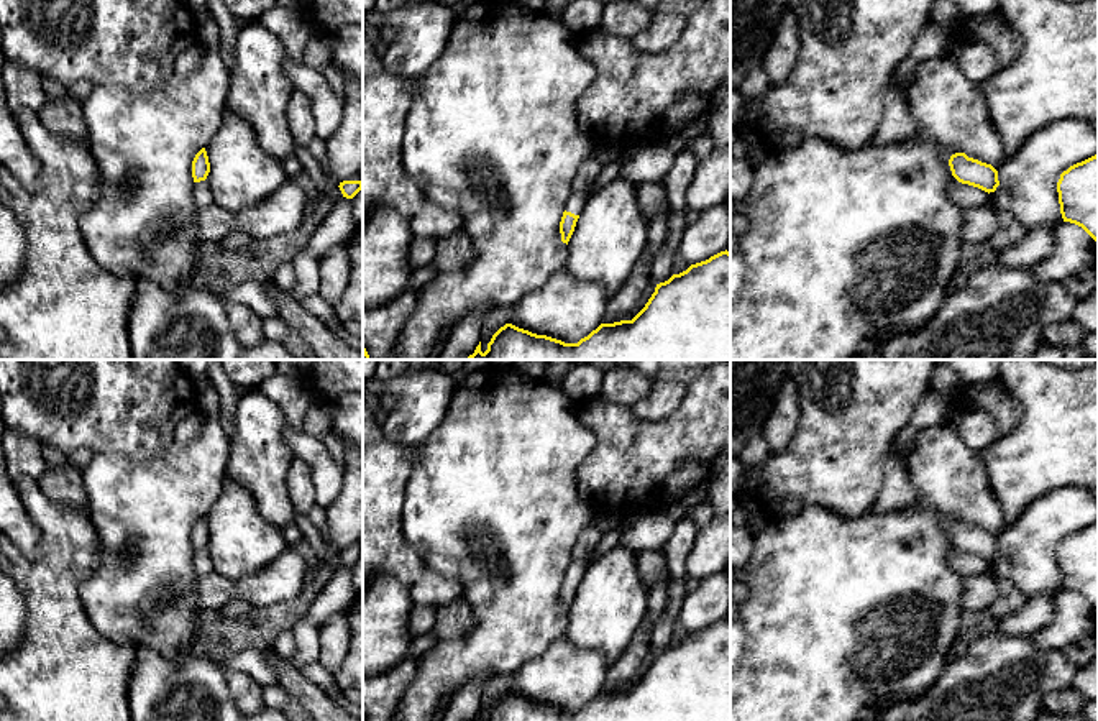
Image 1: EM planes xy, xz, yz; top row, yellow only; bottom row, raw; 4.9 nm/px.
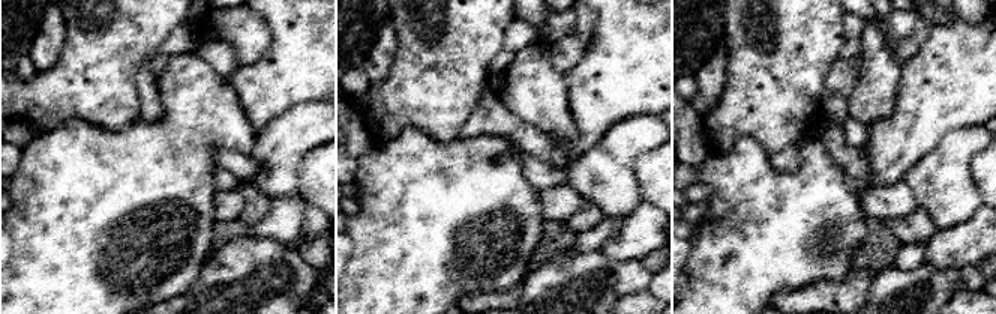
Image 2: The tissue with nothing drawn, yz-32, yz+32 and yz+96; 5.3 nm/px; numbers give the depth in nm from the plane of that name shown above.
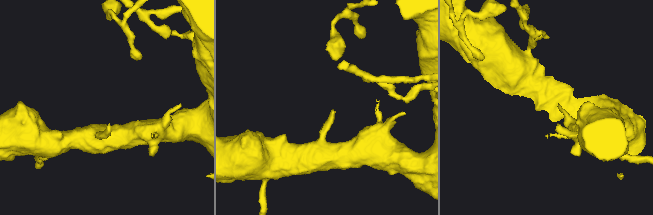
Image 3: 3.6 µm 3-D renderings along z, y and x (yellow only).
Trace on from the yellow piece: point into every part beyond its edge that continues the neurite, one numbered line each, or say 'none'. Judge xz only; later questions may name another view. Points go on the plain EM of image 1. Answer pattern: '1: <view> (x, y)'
1: xz (611, 539)

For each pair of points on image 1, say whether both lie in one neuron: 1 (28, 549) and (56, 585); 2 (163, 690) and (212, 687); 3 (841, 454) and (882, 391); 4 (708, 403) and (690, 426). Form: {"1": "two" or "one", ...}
{"1": "two", "2": "one", "3": "one", "4": "one"}

